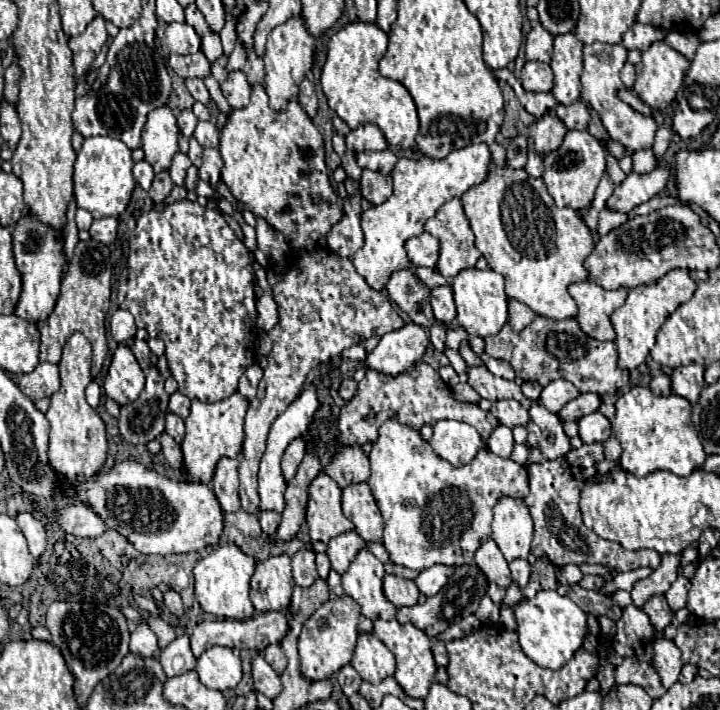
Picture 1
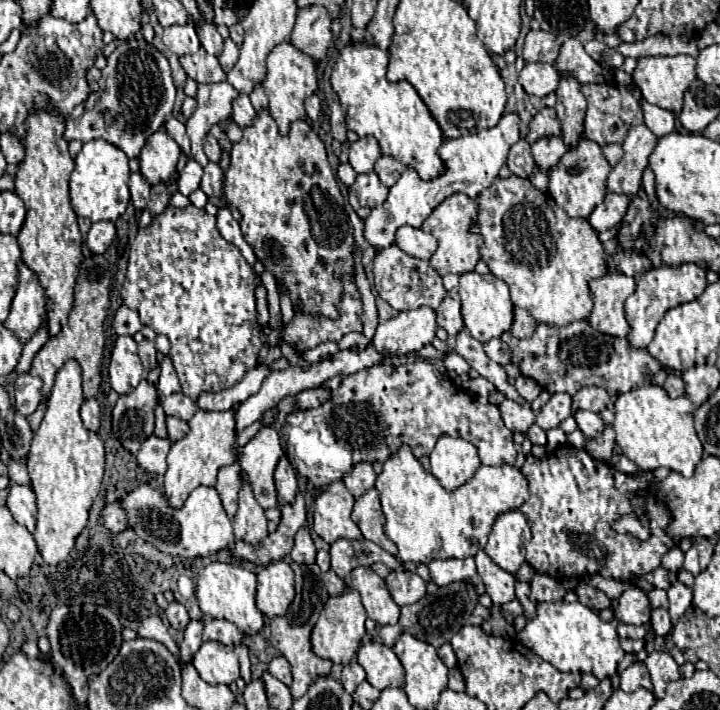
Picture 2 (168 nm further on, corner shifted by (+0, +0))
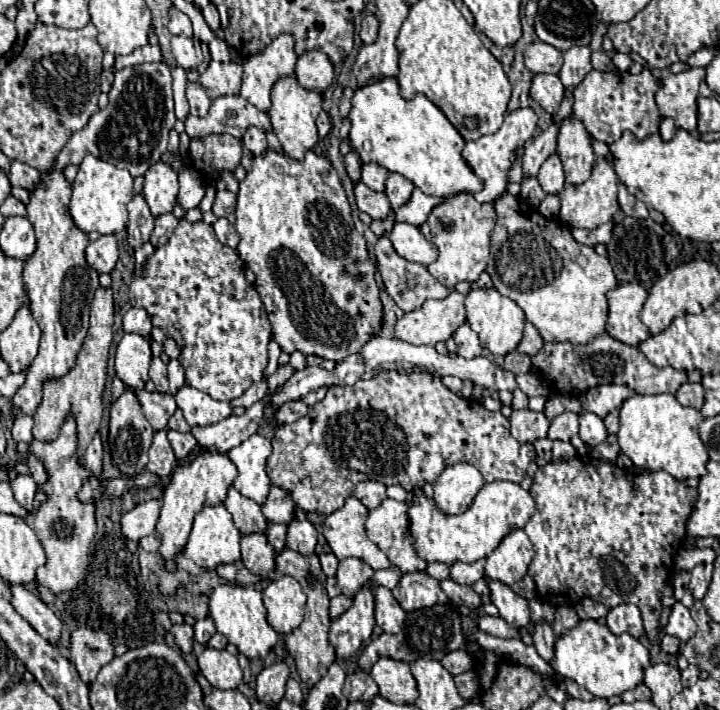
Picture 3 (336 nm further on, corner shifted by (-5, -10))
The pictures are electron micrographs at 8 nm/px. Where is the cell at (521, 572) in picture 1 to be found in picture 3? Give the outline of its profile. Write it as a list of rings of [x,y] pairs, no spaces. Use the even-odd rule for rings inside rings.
[[[543,622],[543,624],[537,624],[537,626],[535,626],[533,642],[535,642],[537,654],[539,654],[545,662],[551,662],[553,646],[555,646],[555,634],[553,634],[553,630],[551,630],[549,624]]]

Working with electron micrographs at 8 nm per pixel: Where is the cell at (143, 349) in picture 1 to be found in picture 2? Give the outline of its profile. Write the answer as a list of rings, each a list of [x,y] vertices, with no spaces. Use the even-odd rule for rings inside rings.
[[[142,340],[142,342],[138,344],[138,356],[140,356],[140,360],[142,360],[142,364],[144,364],[146,370],[156,368],[158,362],[156,362],[156,348],[154,348],[154,342]]]

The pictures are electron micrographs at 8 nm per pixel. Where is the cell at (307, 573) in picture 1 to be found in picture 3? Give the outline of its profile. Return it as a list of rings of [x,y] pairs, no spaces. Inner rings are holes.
[[[291,520],[287,530],[287,548],[301,552],[303,556],[309,556],[315,552],[317,544],[317,530],[309,520]]]

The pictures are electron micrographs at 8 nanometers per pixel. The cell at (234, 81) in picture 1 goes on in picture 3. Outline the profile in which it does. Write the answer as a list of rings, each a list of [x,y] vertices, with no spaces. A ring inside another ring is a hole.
[[[249,128],[247,134],[243,136],[243,146],[247,150],[253,152],[253,156],[263,156],[263,152],[267,152],[267,140],[265,140],[265,132],[259,128]]]

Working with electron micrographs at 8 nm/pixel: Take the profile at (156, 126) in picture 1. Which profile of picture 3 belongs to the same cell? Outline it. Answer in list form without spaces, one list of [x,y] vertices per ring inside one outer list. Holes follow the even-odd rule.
[[[157,162],[147,170],[143,194],[153,216],[171,212],[177,202],[177,192],[179,192],[177,174],[171,170],[169,164]]]

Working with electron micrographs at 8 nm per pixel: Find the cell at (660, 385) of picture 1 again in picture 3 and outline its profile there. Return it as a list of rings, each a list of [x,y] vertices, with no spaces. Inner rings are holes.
[[[687,382],[677,390],[675,396],[677,396],[679,404],[701,410],[701,406],[703,406],[703,384],[701,382]]]

